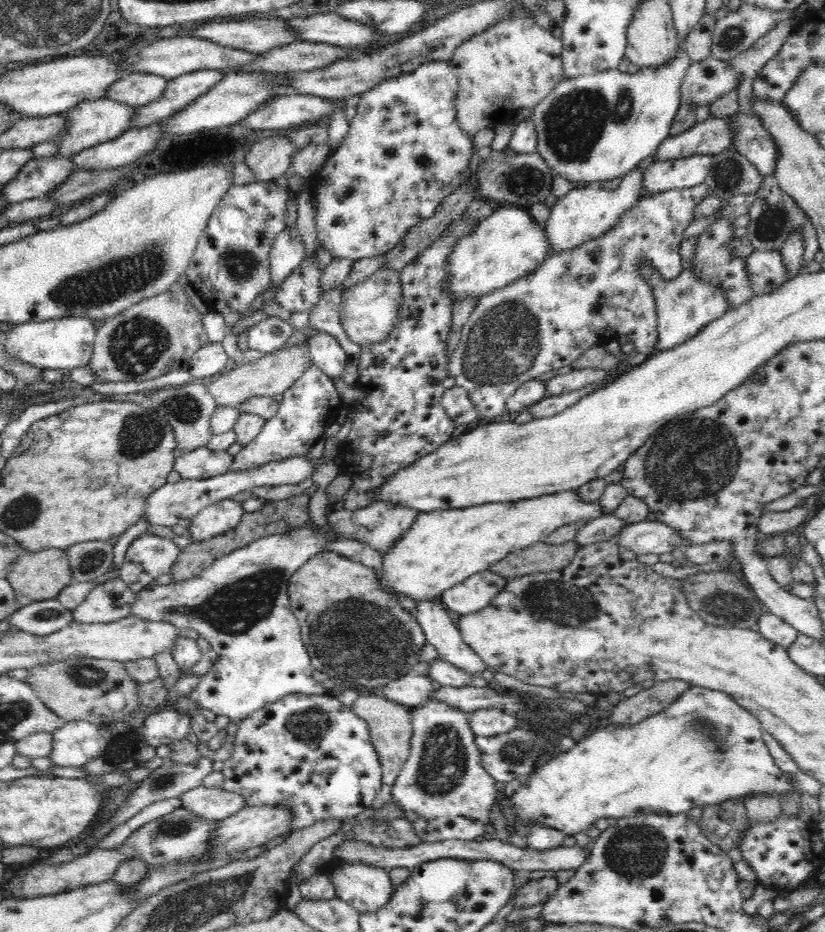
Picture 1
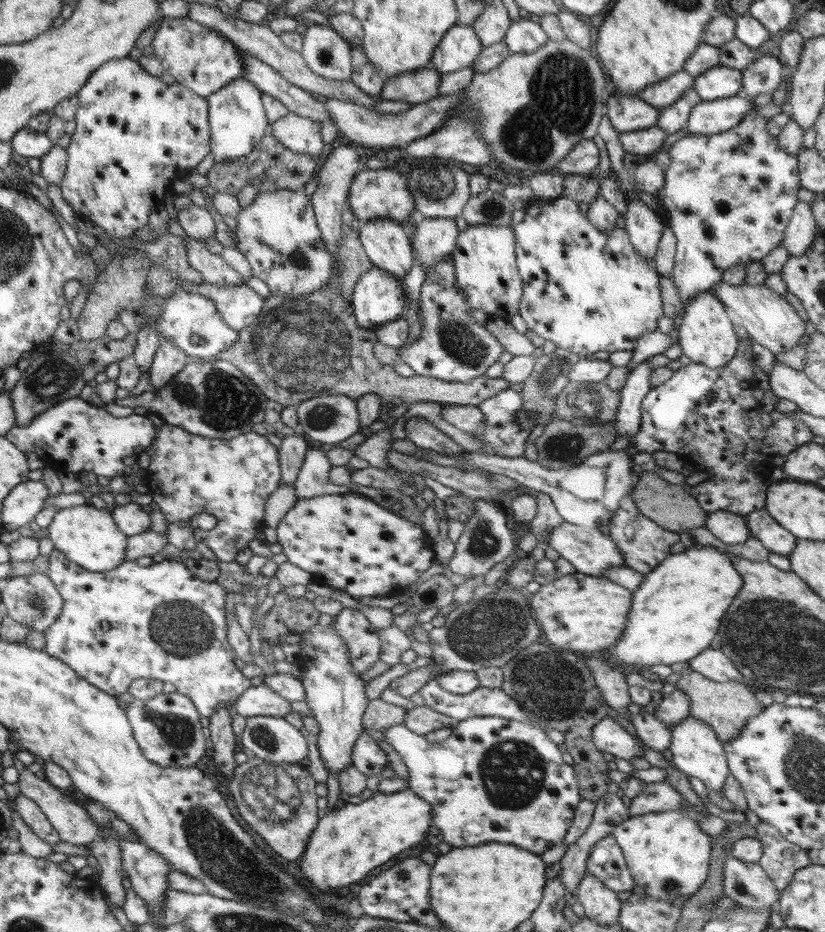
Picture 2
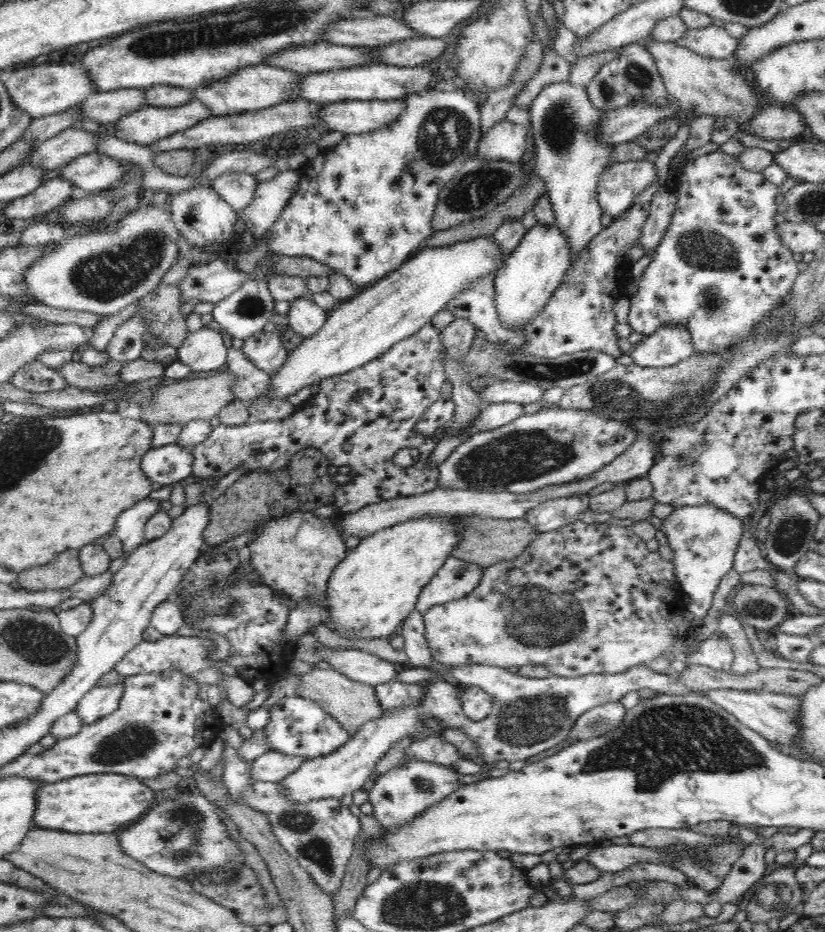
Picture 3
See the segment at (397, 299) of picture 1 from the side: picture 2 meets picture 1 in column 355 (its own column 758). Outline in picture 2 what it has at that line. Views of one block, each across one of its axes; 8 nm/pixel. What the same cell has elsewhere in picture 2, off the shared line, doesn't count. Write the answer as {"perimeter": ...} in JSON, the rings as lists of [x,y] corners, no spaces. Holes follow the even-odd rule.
{"perimeter":[[[720,280],[714,284],[710,292],[726,306],[731,315],[746,329],[749,338],[772,351],[774,356],[796,347],[800,344],[800,338],[806,334],[806,322],[798,316],[786,298],[782,298],[778,292],[768,288],[766,284],[752,286],[752,284],[743,283],[740,286],[734,286]]]}

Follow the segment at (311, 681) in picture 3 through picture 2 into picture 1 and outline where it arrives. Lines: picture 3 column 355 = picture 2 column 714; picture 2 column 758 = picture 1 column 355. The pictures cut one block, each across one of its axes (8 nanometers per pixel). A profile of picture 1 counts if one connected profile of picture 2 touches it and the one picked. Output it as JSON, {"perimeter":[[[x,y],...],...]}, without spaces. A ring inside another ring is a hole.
{"perimeter":[[[381,693],[366,694],[359,696],[352,705],[352,711],[360,715],[368,723],[370,740],[378,753],[382,763],[382,784],[392,786],[398,778],[398,774],[404,768],[404,762],[408,760],[410,742],[413,733],[411,723],[411,708],[386,699]]]}

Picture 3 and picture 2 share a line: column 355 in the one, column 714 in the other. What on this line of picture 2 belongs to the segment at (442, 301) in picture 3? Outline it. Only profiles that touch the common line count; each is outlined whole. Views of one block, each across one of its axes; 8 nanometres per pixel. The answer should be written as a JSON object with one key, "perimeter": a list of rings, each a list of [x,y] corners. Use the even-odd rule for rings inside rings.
{"perimeter":[[[710,291],[696,294],[686,304],[682,319],[678,332],[678,344],[684,356],[688,356],[691,362],[708,366],[709,369],[722,368],[736,356],[739,342],[733,328],[735,318]]]}

